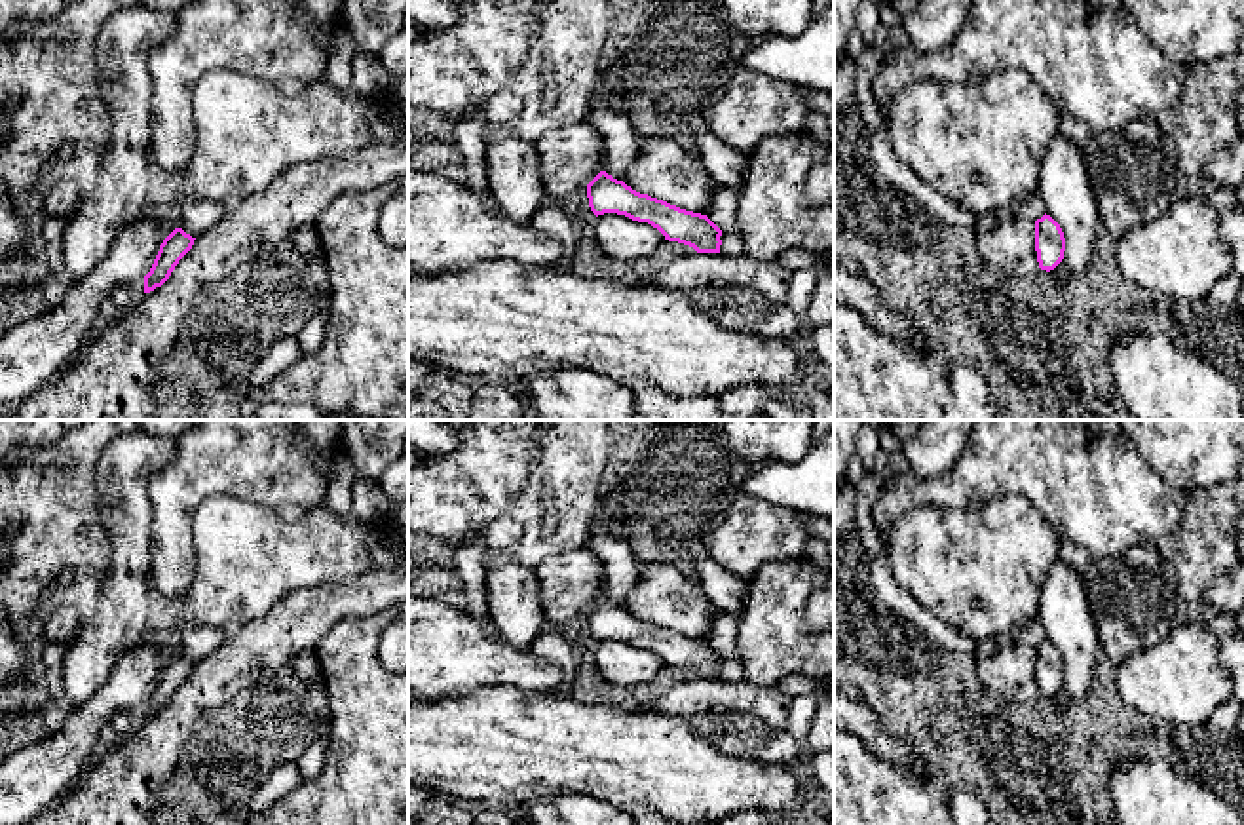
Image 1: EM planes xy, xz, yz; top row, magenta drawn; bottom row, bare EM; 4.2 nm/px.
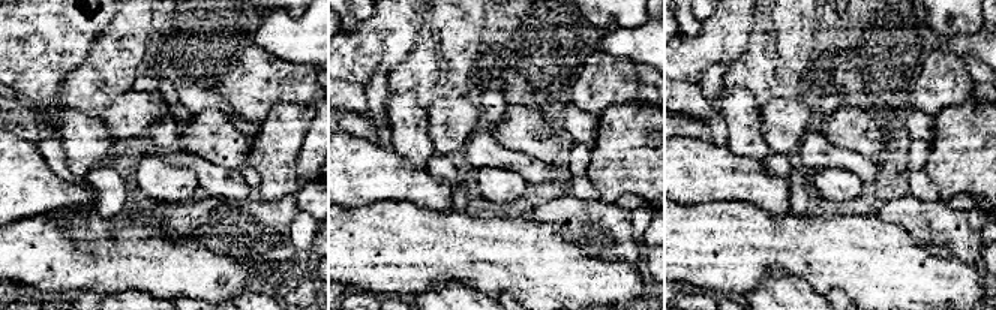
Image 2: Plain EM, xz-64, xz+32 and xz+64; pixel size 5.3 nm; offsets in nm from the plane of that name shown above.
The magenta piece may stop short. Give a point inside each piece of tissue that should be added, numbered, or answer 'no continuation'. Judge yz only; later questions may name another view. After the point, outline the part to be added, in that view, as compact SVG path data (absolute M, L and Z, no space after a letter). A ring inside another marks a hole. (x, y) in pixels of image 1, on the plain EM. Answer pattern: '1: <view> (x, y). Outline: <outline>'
no continuation

